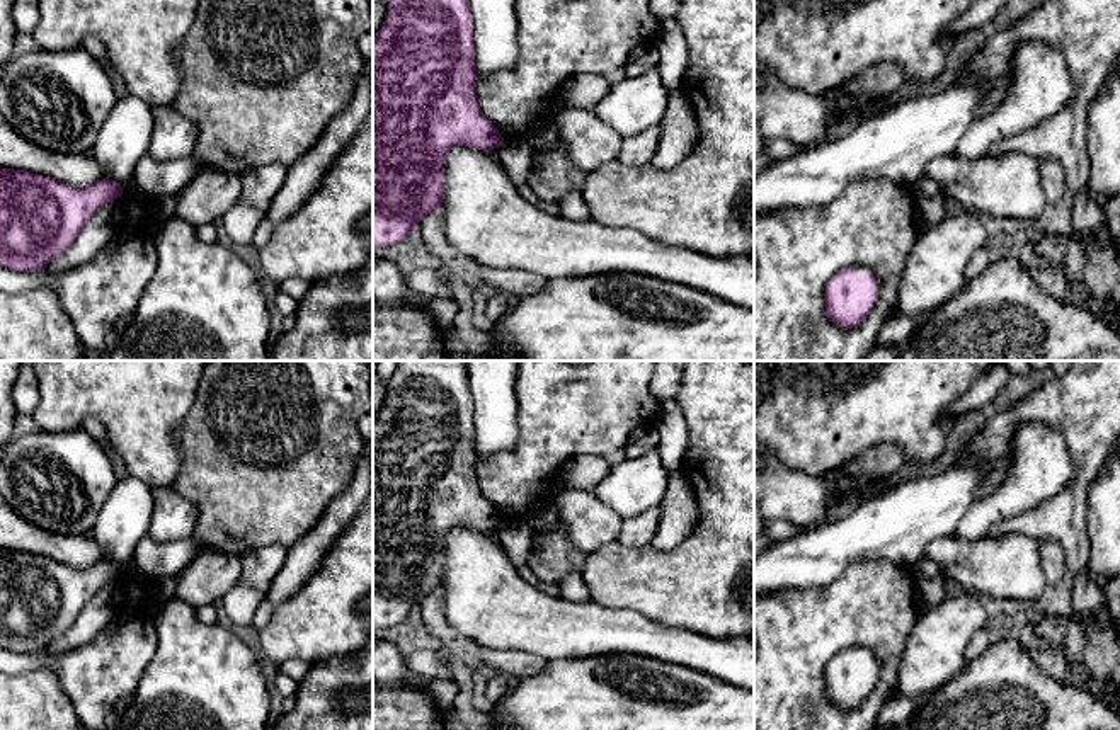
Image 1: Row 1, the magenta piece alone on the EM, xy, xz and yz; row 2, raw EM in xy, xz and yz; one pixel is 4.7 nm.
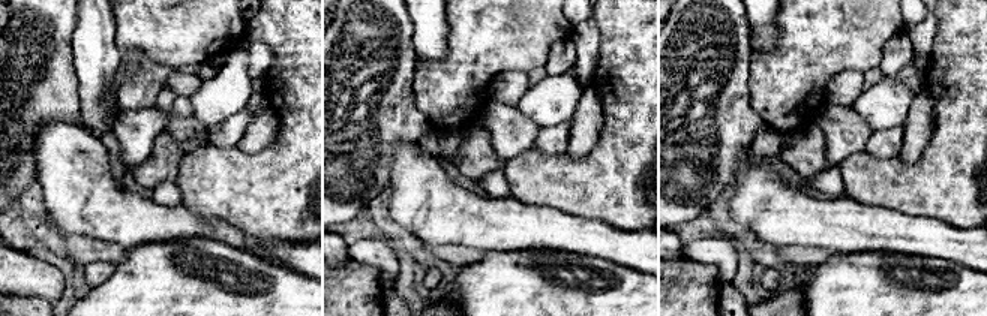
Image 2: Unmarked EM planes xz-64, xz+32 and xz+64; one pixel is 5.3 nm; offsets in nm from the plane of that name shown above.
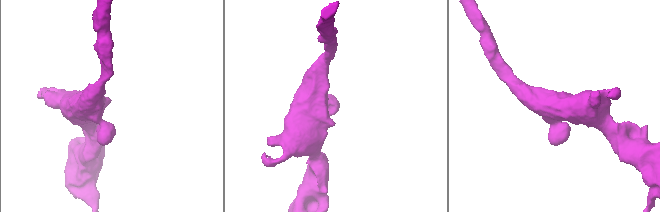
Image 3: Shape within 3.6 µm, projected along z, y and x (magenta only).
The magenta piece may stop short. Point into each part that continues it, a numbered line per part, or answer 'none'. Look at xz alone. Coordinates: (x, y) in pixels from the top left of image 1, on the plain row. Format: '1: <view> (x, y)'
none

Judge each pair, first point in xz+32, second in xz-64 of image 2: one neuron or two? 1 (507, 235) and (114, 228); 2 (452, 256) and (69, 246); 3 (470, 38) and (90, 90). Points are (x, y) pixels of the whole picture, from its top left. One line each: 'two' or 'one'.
1: one
2: one
3: two

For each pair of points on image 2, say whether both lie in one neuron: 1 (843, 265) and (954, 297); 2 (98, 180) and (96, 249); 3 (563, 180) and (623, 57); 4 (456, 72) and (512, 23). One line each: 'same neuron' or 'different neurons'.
1: same neuron
2: different neurons
3: same neuron
4: same neuron

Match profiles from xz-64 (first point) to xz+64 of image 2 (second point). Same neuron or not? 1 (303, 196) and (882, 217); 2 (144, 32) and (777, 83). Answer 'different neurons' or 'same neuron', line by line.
1: different neurons
2: same neuron

